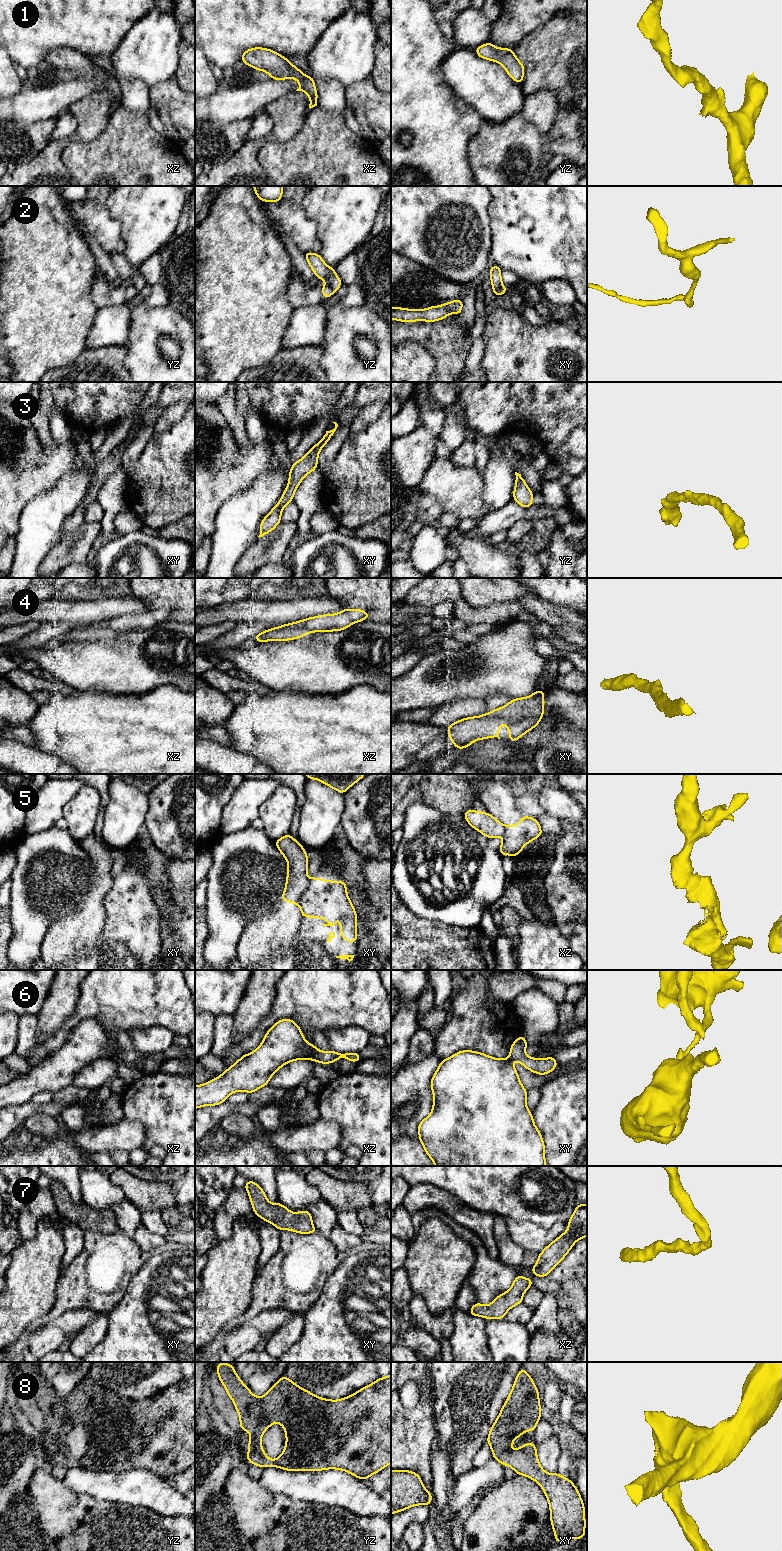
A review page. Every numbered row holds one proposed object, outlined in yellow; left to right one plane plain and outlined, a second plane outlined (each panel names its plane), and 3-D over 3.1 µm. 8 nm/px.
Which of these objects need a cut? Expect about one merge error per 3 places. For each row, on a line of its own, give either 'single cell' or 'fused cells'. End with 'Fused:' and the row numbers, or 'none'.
1: single cell
2: fused cells
3: single cell
4: single cell
5: fused cells
6: fused cells
7: single cell
8: single cell
Fused: 2, 5, 6

